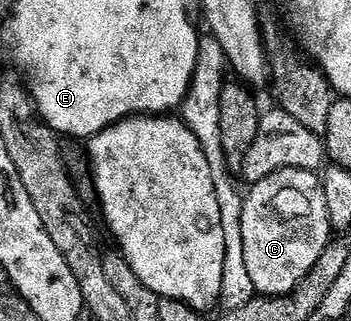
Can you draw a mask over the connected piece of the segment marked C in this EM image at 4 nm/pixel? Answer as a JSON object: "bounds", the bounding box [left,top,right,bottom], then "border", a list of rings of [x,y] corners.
{"bounds":[242,169,334,297],"border":[[[283,169],[255,182],[244,197],[242,247],[257,294],[285,297],[318,263],[334,230],[326,211],[324,182],[311,169]]]}

